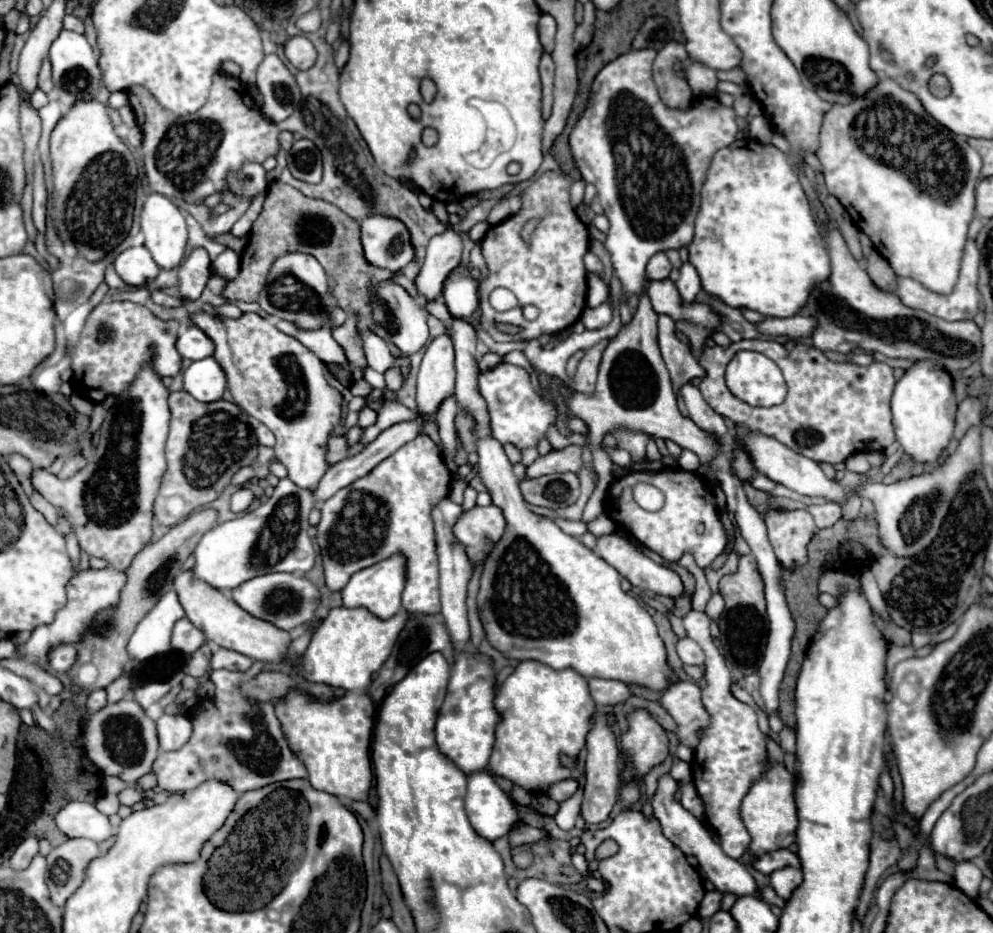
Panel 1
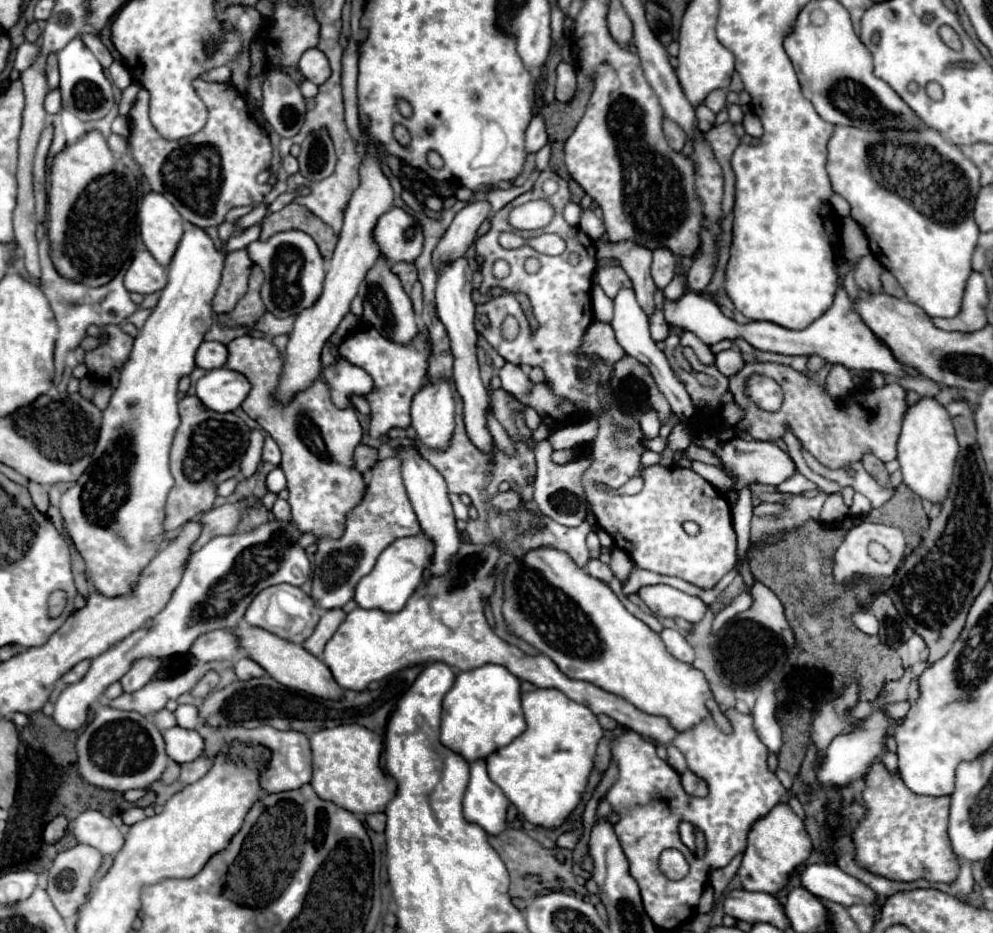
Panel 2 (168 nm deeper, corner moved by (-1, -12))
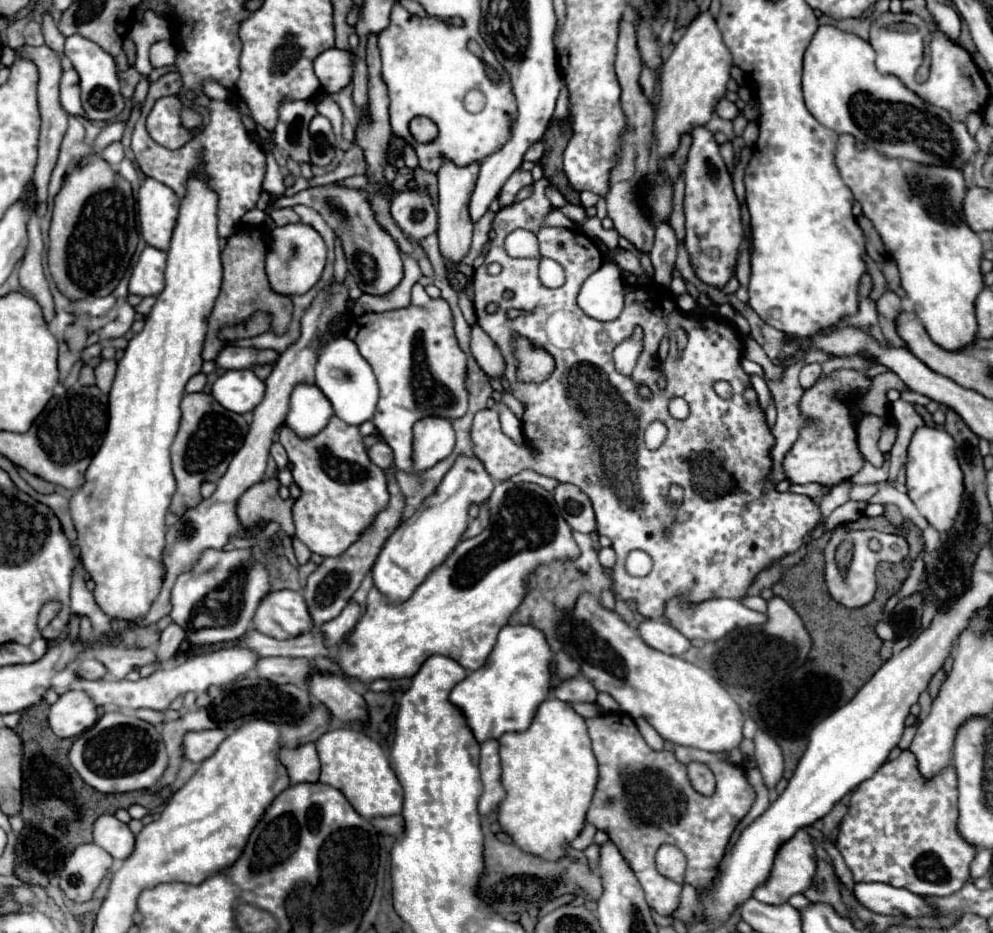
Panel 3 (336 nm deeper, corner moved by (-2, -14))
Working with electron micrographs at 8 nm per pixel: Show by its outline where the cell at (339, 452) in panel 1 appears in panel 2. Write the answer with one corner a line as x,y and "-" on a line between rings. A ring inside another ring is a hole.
357,445
357,449
353,451
353,461
355,461
355,469
359,473
365,473
377,463
377,449
369,445

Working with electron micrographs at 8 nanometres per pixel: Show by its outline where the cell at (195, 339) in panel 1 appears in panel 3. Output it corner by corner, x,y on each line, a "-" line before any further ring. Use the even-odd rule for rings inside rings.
228,345
216,357
216,365
222,369
250,369
254,365
274,363
278,359
278,351
274,349
254,349
254,347
236,347

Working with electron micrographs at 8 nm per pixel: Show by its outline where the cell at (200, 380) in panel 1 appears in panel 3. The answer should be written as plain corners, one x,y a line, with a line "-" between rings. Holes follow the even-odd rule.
252,369
226,371
212,385
214,399
234,413
248,413
264,399
266,385

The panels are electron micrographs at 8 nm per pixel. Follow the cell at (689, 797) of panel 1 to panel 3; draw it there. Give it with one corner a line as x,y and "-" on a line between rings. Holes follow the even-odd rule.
698,761
688,763
688,777
690,777
694,789
700,791
702,795
714,793
714,775
706,763
698,763

